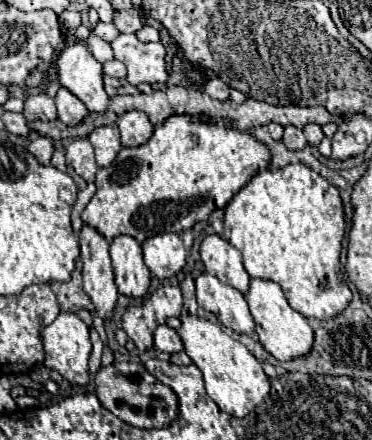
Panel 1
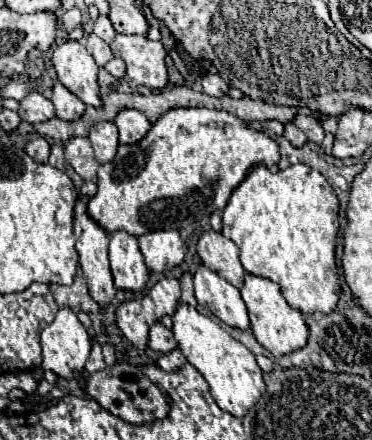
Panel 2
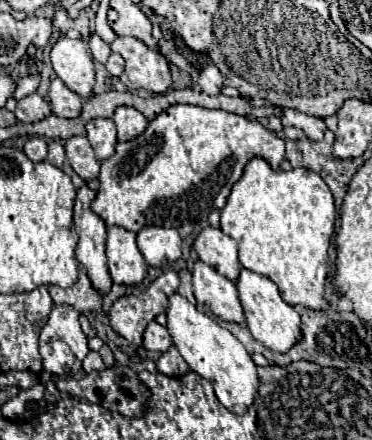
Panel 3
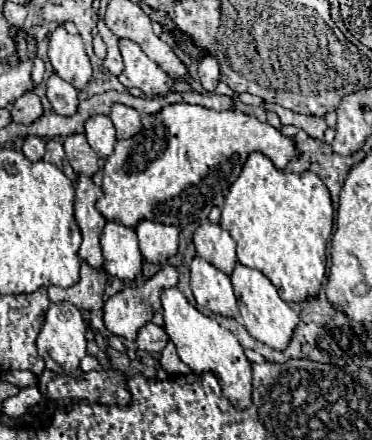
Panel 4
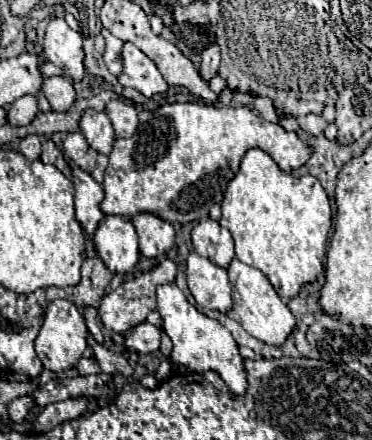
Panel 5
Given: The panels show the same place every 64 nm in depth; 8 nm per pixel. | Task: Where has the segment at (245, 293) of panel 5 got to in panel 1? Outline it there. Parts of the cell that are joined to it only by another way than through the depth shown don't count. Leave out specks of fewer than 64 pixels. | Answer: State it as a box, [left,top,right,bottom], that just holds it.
[244,278,314,362]

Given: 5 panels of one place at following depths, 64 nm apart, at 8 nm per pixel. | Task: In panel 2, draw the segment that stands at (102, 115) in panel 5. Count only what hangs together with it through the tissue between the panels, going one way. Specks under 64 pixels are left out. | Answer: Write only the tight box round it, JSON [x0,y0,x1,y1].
[88,122,118,164]

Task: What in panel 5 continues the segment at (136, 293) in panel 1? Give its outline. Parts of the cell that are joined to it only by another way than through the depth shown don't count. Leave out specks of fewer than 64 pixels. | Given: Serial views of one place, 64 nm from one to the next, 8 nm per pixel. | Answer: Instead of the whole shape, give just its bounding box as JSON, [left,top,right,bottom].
[92,216,140,274]

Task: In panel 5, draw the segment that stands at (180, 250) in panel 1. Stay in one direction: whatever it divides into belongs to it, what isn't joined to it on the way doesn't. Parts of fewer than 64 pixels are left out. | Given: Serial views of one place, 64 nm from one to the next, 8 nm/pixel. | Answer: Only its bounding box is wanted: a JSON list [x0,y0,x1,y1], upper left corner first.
[132,212,174,258]

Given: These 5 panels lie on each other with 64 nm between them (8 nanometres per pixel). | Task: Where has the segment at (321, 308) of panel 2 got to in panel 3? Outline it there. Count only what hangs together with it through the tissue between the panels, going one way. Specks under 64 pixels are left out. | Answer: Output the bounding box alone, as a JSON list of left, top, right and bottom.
[220,156,336,310]

